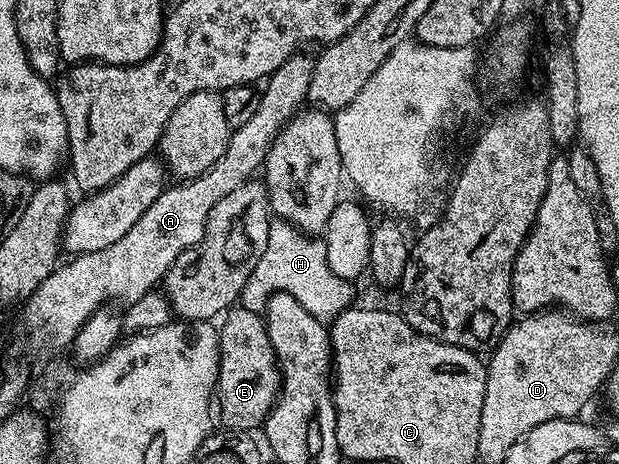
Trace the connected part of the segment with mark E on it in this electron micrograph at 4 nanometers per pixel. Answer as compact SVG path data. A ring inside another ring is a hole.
M240 306L230 308L220 321L217 341L221 351L215 393L219 416L221 412L222 422L229 427L226 429L237 434L252 433L252 428L264 425L281 392L281 366L275 358L262 313Z

